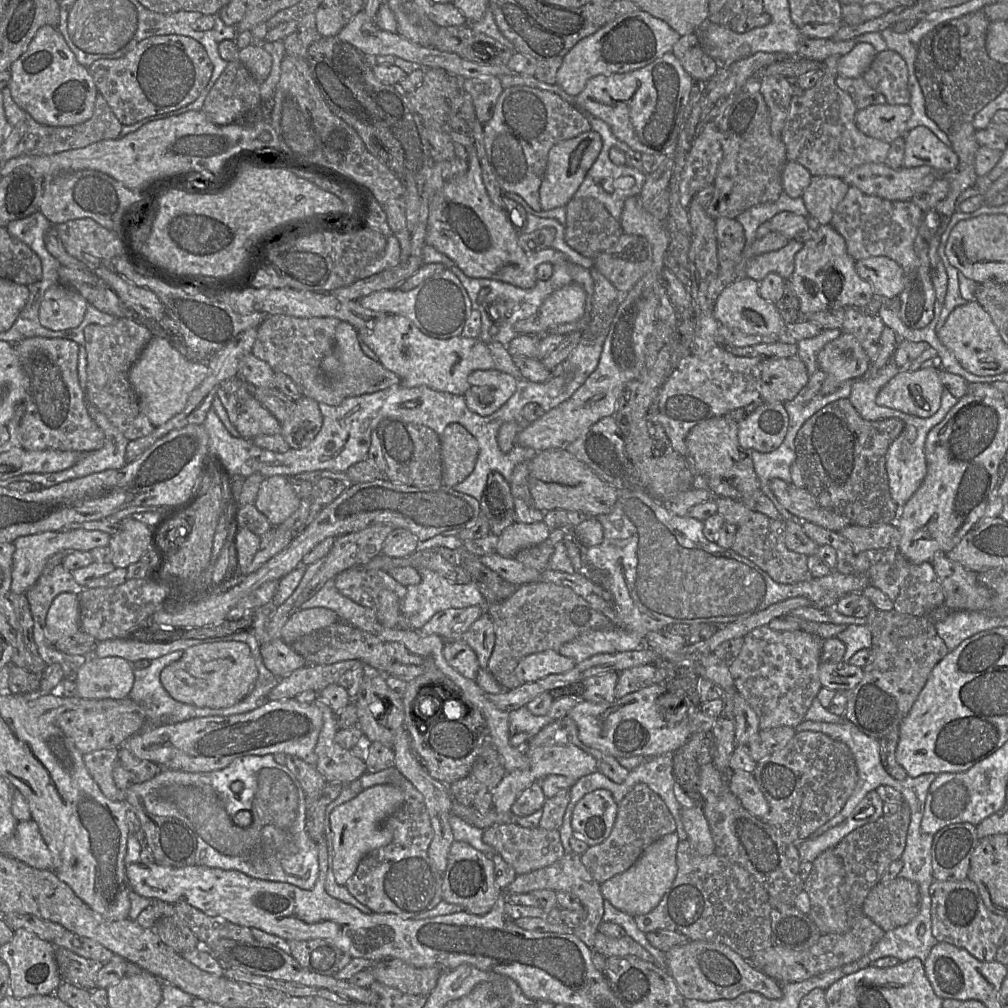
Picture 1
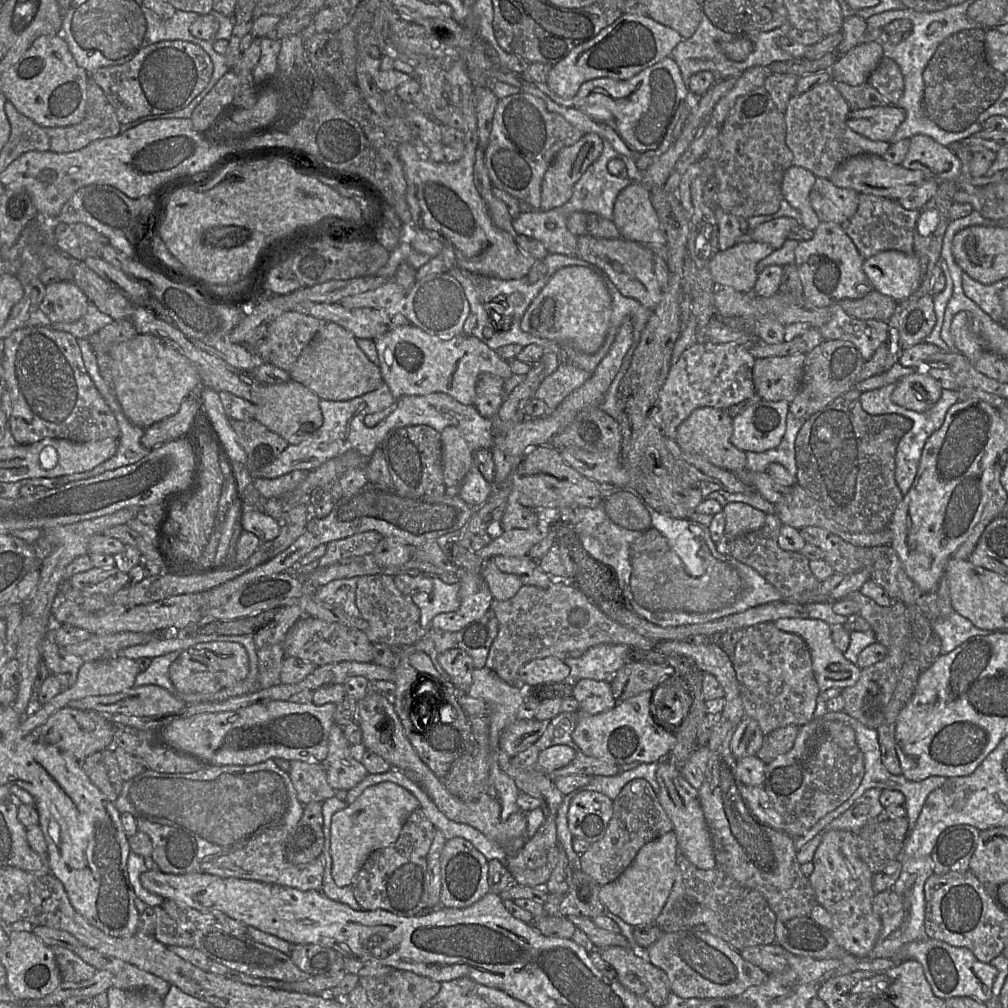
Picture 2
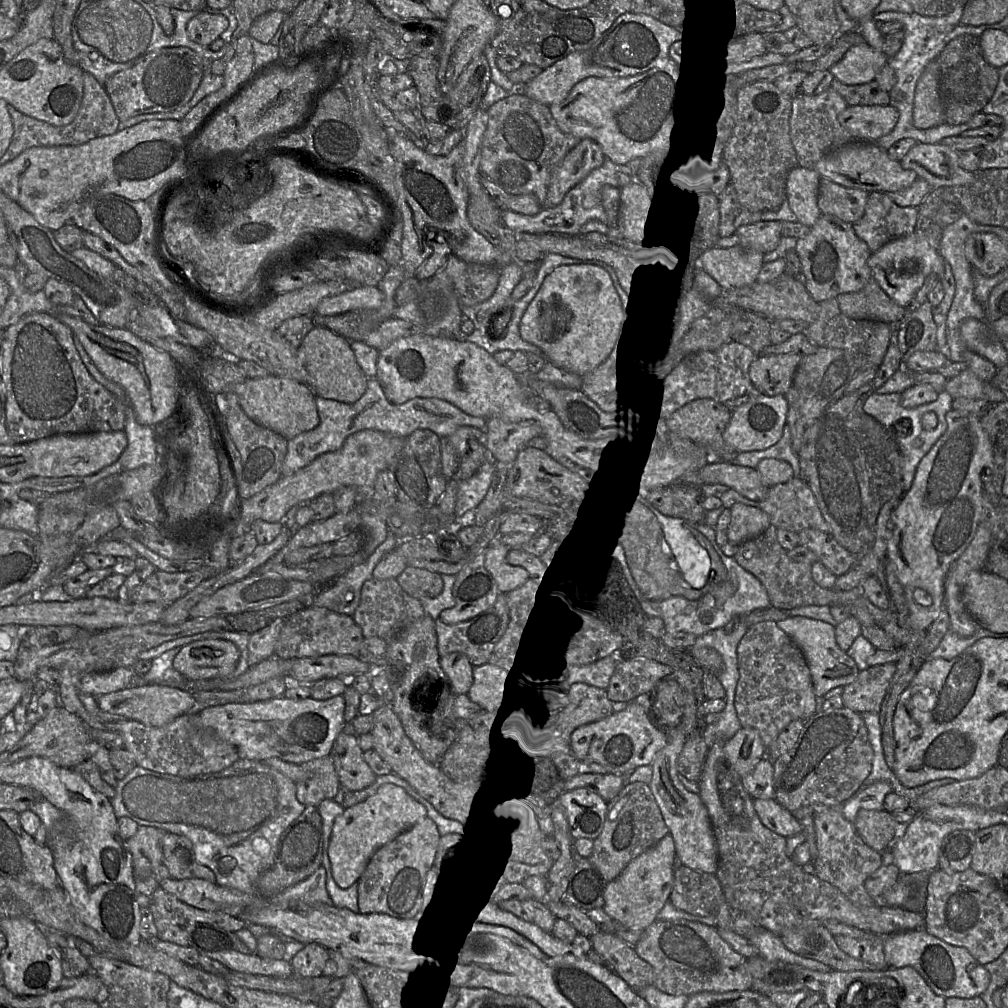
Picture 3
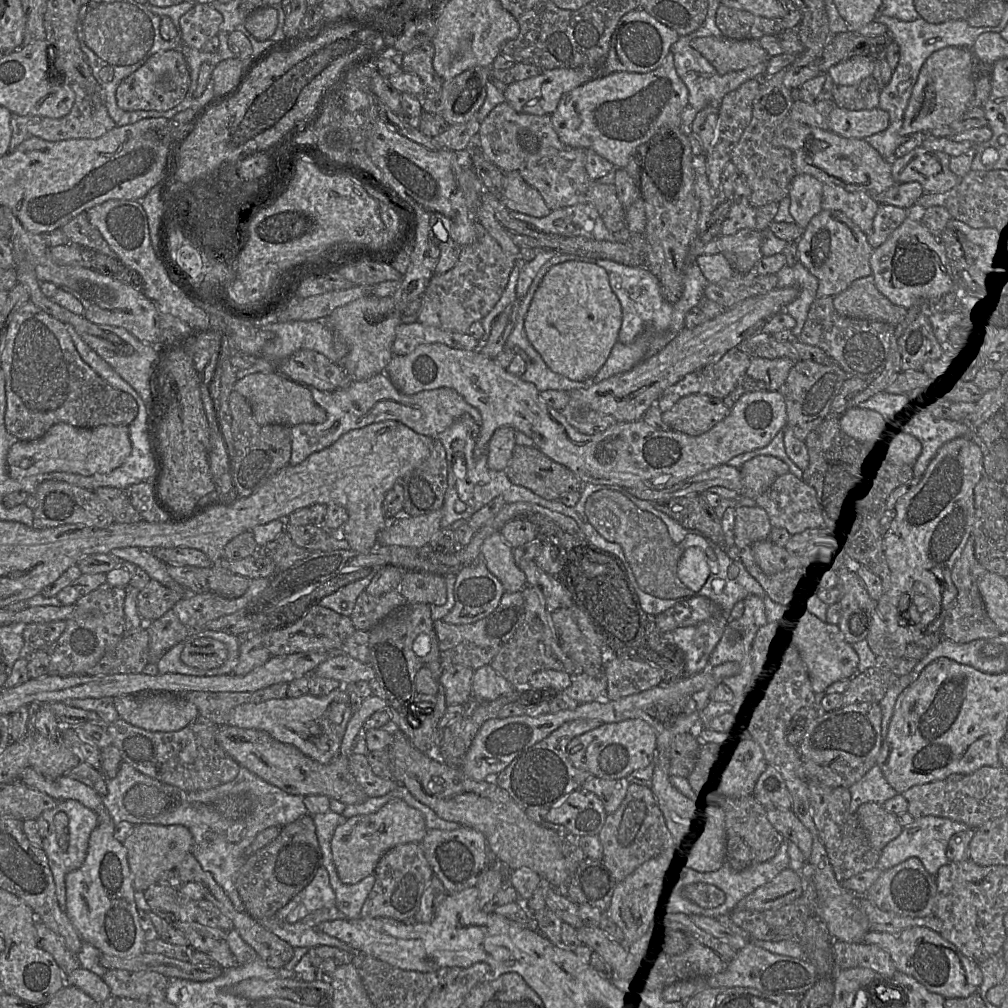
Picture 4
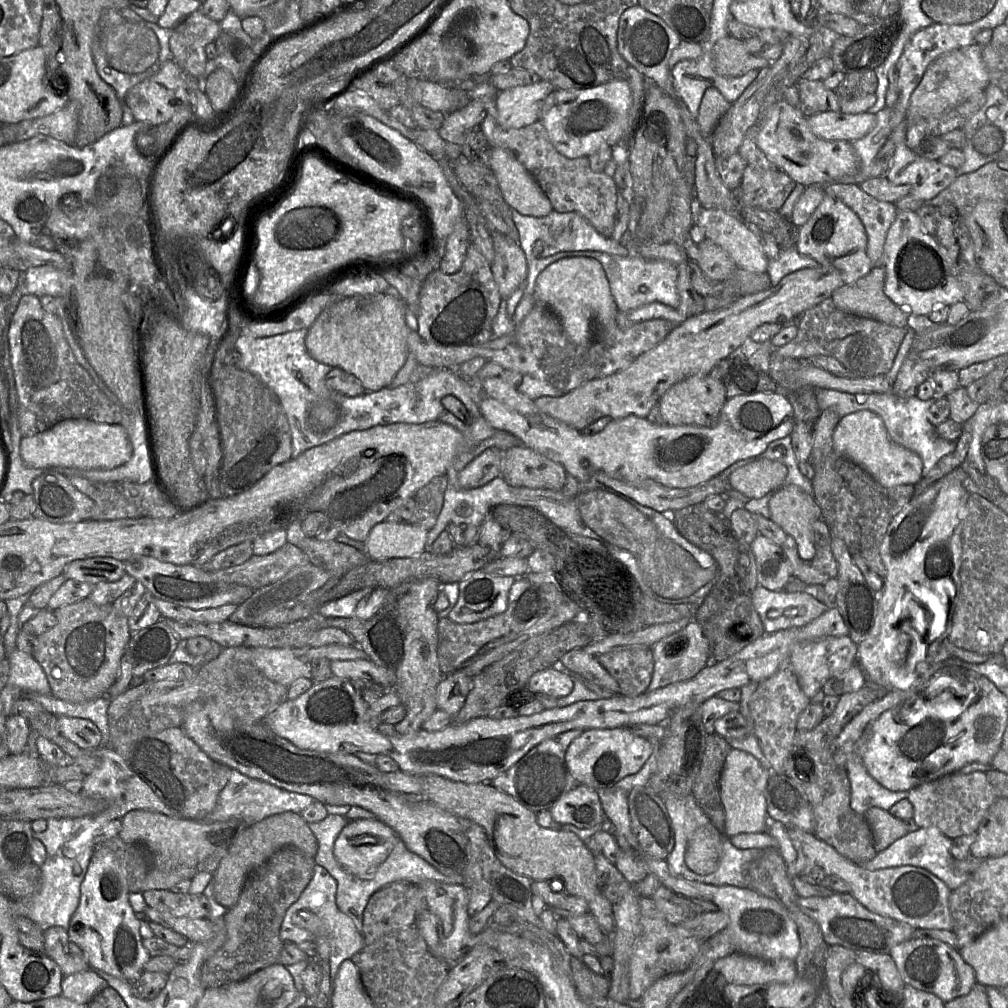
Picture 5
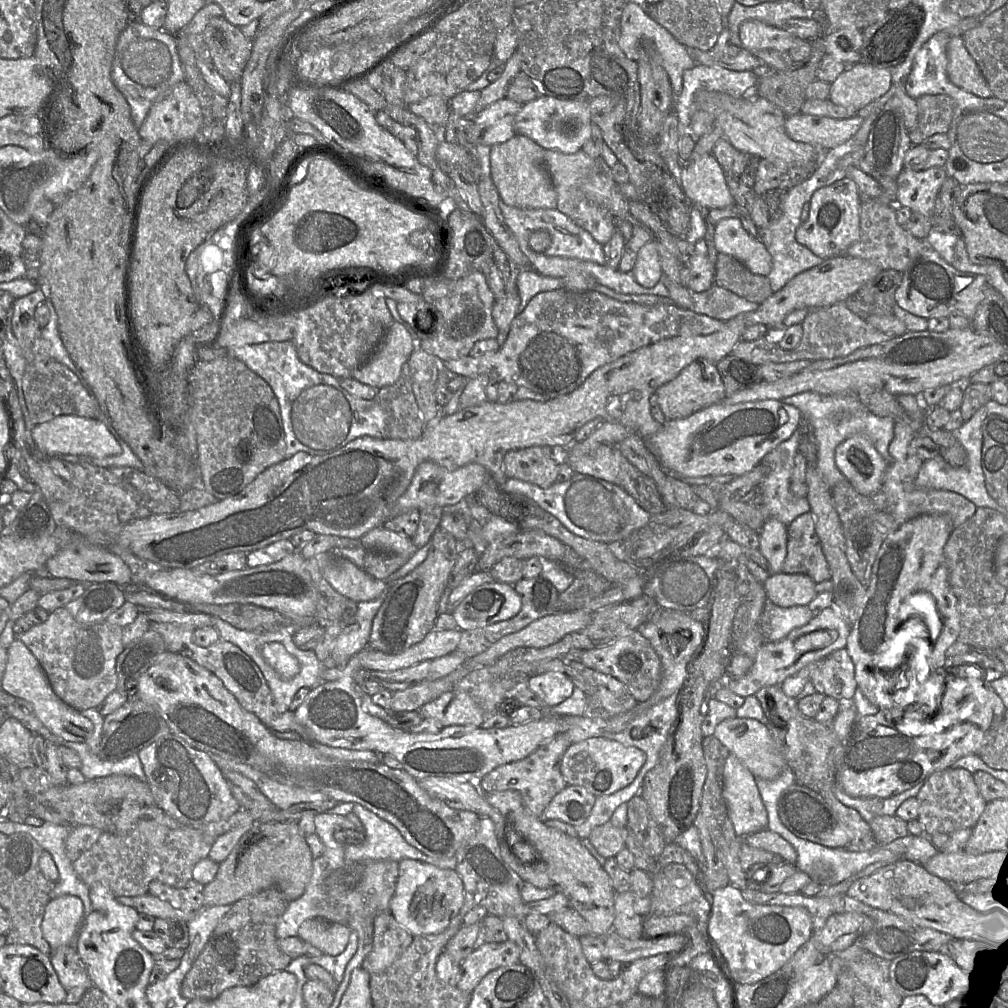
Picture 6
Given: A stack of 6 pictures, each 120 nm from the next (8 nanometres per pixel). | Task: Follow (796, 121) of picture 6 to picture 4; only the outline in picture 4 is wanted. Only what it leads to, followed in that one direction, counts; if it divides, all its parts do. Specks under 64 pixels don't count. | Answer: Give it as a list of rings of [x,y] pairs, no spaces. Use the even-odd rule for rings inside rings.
[[[835,107],[829,115],[829,130],[845,138],[865,139],[882,131],[890,124],[890,114],[879,107],[847,110]]]

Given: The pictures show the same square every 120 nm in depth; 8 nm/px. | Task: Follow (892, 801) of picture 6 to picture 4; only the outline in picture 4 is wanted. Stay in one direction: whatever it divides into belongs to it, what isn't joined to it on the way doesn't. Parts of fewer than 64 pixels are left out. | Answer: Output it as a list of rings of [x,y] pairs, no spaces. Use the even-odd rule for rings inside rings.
[[[874,765],[858,782],[849,788],[850,812],[856,813],[860,805],[874,802],[880,806],[898,793],[885,779],[880,767]]]

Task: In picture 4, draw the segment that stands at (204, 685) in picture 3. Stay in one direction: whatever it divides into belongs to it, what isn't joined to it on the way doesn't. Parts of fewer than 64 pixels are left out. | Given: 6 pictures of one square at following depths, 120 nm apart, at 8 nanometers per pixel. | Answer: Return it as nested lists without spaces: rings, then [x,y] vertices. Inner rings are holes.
[[[179,643],[168,650],[156,663],[159,674],[182,674],[197,677],[221,676],[229,673],[229,670],[234,665],[234,661],[225,661],[223,667],[213,669],[200,669],[190,667],[181,661],[181,653],[184,649],[184,643]]]

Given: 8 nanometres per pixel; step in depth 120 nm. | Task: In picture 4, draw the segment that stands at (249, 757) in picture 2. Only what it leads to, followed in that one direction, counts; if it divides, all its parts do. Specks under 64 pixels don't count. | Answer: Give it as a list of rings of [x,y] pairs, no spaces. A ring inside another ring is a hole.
[[[340,687],[321,697],[308,693],[297,698],[285,697],[239,705],[231,711],[227,725],[265,731],[276,740],[295,746],[306,756],[327,764],[339,755],[352,715],[349,695],[344,687]]]

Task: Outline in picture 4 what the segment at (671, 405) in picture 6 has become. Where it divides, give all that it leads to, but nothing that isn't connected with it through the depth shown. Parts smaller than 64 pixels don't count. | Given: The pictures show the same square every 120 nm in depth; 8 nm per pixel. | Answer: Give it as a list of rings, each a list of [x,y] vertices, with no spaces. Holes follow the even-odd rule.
[[[692,394],[678,400],[662,417],[672,430],[698,436],[724,420],[730,410],[722,399]]]

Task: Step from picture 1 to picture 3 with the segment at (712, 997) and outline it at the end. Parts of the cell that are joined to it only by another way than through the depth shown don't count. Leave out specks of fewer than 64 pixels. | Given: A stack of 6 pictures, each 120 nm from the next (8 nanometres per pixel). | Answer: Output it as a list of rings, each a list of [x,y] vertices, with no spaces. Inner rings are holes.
[[[656,919],[645,930],[641,940],[634,946],[638,956],[654,970],[653,985],[670,995],[692,996],[700,992],[725,993],[746,991],[752,988],[752,977],[746,970],[746,958],[735,952],[718,934],[715,927],[684,919],[664,921]]]

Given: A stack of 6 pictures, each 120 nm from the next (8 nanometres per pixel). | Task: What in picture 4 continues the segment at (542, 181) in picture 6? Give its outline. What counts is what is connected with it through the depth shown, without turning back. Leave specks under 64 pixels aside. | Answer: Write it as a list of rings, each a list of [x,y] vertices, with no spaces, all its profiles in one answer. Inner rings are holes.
[[[518,171],[507,172],[504,176],[502,201],[509,211],[513,210],[537,218],[550,214],[551,209],[541,193],[529,185]]]

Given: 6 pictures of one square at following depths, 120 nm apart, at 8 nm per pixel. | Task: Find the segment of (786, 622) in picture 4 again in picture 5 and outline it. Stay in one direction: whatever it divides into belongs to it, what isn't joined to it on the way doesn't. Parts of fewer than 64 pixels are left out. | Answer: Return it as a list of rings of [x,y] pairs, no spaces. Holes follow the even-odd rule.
[[[828,636],[814,642],[802,642],[791,647],[789,664],[797,676],[802,691],[812,699],[825,682],[848,670],[857,661],[857,645],[849,636]]]

